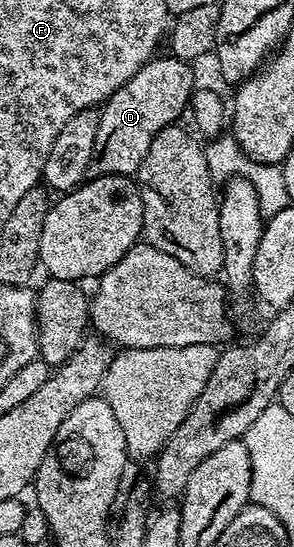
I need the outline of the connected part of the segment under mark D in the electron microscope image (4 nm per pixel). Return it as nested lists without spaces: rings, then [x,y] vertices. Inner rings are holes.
[[[161,57],[150,58],[143,69],[135,72],[135,76],[100,107],[99,133],[95,135],[95,152],[89,165],[92,177],[136,175],[143,156],[147,156],[147,148],[151,148],[151,140],[155,140],[163,128],[174,125],[184,110],[186,113],[195,89],[193,70],[189,67],[192,65],[183,58]]]

